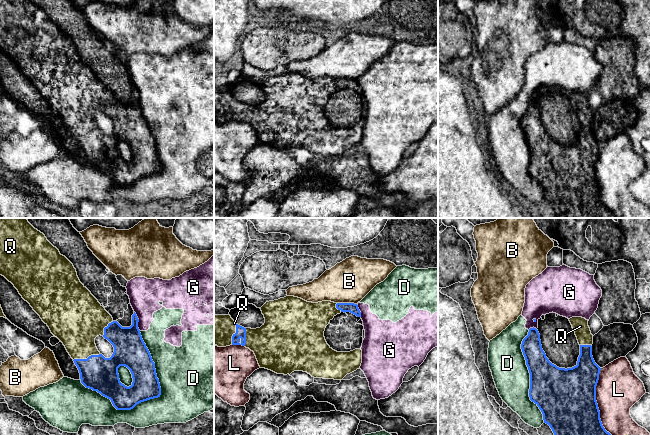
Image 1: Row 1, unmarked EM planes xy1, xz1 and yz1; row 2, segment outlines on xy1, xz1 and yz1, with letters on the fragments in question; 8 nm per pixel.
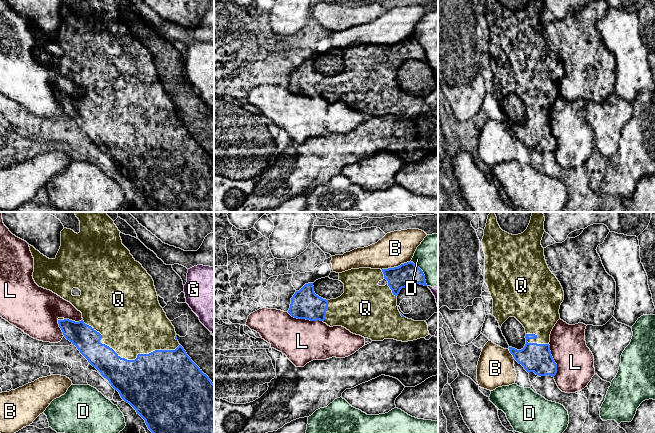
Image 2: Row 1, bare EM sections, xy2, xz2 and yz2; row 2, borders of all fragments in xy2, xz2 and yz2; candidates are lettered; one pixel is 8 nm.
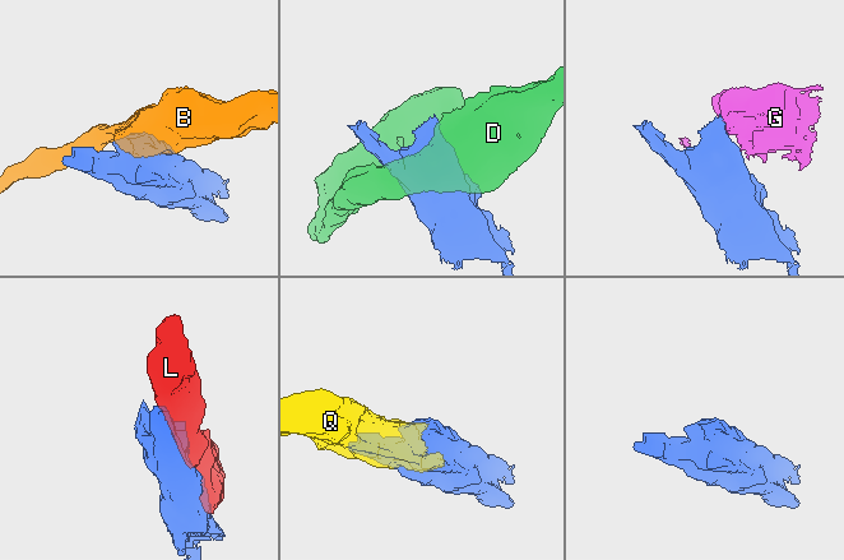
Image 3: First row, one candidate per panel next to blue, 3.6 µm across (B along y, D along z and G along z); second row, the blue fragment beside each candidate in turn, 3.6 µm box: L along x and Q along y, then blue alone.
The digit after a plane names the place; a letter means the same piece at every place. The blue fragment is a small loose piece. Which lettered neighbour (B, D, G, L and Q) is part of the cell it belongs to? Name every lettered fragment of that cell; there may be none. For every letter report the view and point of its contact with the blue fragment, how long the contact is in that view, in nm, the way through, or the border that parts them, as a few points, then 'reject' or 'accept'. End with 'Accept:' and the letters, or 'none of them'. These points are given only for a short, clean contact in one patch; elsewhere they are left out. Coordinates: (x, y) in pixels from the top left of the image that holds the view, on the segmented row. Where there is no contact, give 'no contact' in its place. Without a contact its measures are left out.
B: xz2 (395, 267) | 260 nm | reject
D: xy1 (119, 409) | 650 nm | reject
G: xy1 (138, 321) | 170 nm | along xy1 (134, 311), (140, 330) | reject
L: yz1 (596, 402) | 550 nm | reject
Q: xy2 (128, 360) | 800 nm | accept
Accept: Q

